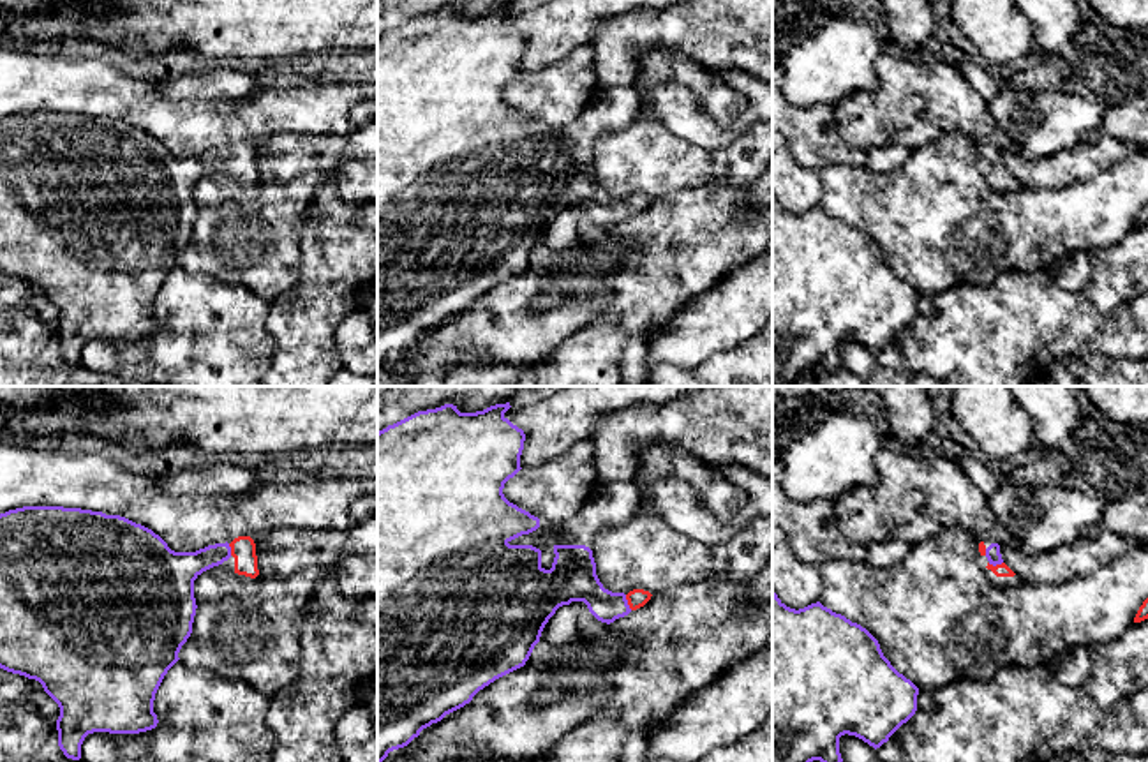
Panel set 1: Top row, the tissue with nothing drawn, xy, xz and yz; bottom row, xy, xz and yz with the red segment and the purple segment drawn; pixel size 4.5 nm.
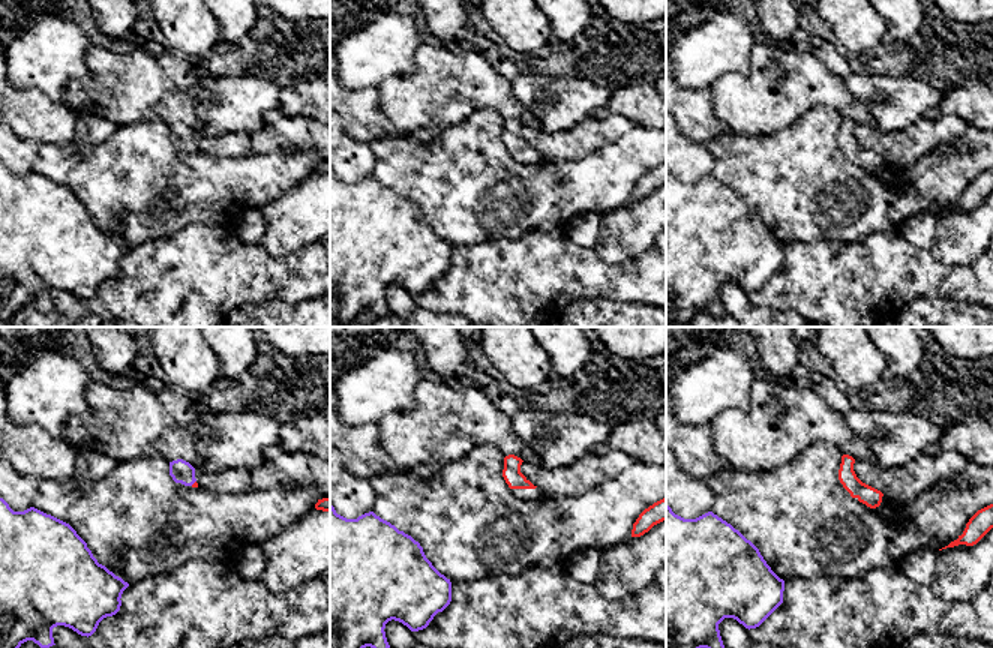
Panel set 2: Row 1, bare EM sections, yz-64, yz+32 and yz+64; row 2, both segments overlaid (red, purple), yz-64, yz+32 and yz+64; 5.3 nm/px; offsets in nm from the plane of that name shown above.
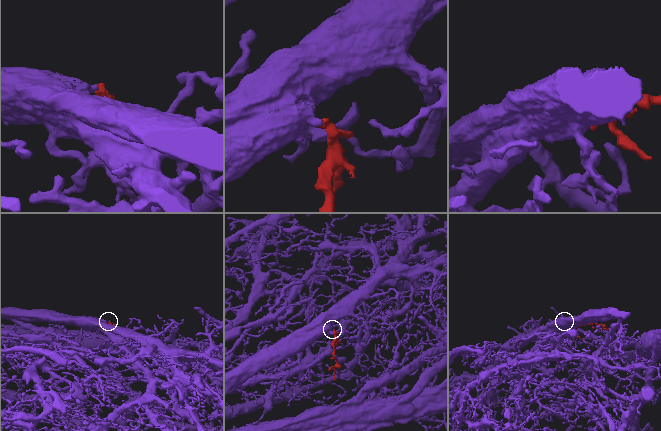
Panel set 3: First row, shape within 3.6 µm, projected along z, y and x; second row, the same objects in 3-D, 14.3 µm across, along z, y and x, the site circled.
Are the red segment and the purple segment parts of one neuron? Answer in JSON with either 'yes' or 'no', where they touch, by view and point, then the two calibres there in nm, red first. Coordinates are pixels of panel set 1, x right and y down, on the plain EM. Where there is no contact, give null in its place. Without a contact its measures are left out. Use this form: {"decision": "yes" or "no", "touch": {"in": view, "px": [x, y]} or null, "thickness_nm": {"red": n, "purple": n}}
{"decision": "yes", "touch": {"in": "xz", "px": [628, 207]}, "thickness_nm": {"red": 90, "purple": 180}}

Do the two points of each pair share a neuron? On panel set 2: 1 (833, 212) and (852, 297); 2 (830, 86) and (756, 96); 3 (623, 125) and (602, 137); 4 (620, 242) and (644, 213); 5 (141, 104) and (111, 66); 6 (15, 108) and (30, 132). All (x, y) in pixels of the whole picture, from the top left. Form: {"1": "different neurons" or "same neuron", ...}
{"1": "different neurons", "2": "same neuron", "3": "same neuron", "4": "same neuron", "5": "same neuron", "6": "same neuron"}

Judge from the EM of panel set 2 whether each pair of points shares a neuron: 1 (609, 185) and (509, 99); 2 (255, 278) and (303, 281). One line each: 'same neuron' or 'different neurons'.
1: different neurons
2: same neuron

